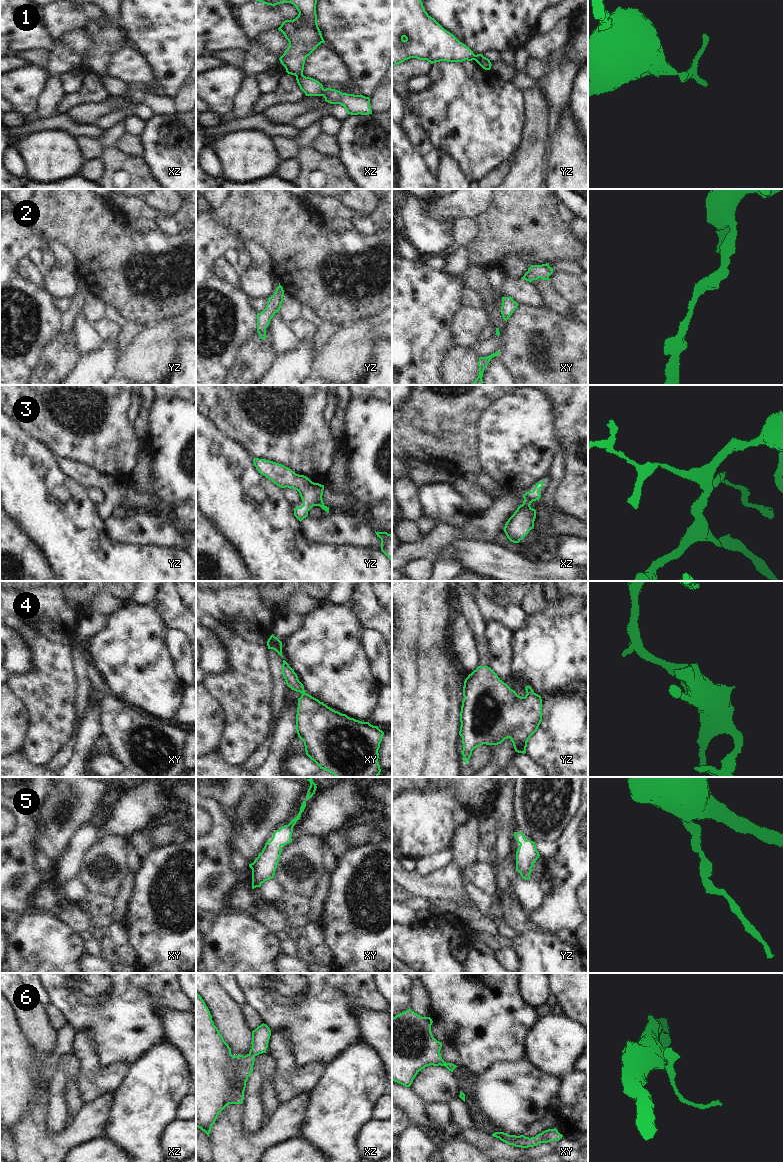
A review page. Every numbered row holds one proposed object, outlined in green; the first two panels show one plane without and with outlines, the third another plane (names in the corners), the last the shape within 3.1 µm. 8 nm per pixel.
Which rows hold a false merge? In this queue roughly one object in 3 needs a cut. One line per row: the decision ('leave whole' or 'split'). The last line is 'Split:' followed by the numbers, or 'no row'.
1: split
2: leave whole
3: leave whole
4: leave whole
5: leave whole
6: leave whole
Split: 1

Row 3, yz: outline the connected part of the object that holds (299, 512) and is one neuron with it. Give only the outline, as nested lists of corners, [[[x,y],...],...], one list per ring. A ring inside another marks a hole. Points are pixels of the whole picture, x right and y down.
[[[254,458],[253,463],[261,475],[277,486],[293,488],[299,492],[303,505],[294,508],[294,516],[300,522],[308,516],[308,511],[313,506],[320,506],[329,513],[329,507],[324,505],[322,499],[324,485],[314,483],[308,477],[296,474],[290,468],[273,461]]]

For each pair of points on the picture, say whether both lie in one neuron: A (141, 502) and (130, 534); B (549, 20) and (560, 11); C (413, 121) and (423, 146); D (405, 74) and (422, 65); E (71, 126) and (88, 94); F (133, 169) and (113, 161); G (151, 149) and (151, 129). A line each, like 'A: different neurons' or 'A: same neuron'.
A: different neurons
B: same neuron
C: same neuron
D: same neuron
E: different neurons
F: same neuron
G: same neuron

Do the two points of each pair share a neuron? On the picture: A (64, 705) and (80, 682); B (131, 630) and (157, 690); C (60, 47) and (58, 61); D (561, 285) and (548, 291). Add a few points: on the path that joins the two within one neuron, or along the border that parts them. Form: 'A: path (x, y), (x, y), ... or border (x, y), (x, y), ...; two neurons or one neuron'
A: border (72, 667), (75, 683), (75, 714); two neurons
B: path (132, 645), (132, 655), (145, 668), (145, 675); one neuron
C: path (60, 50), (60, 58); one neuron
D: border (549, 281), (570, 304); two neurons

